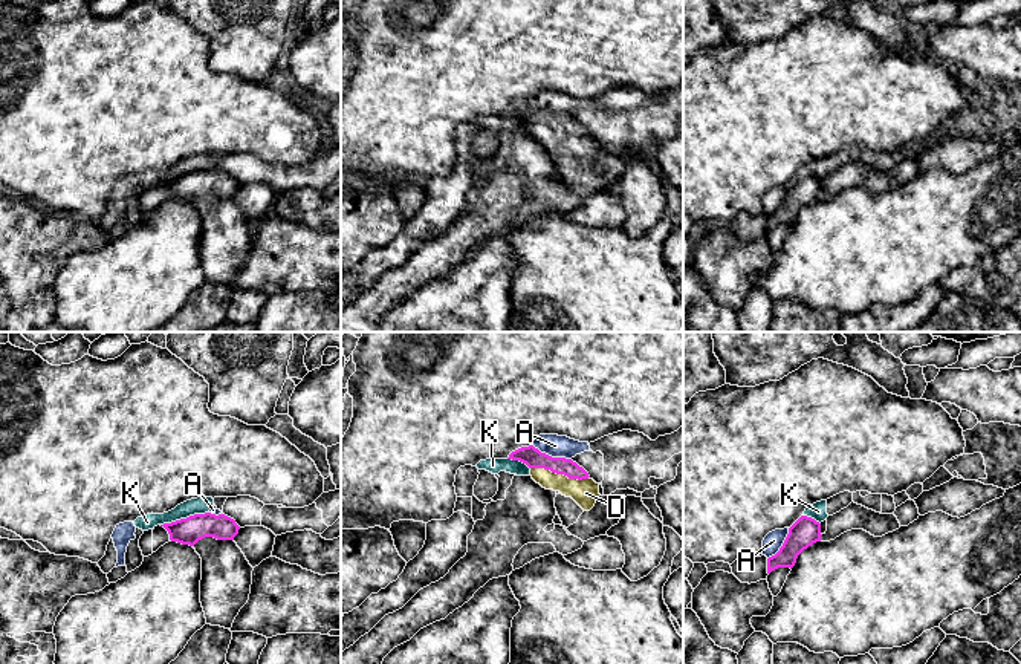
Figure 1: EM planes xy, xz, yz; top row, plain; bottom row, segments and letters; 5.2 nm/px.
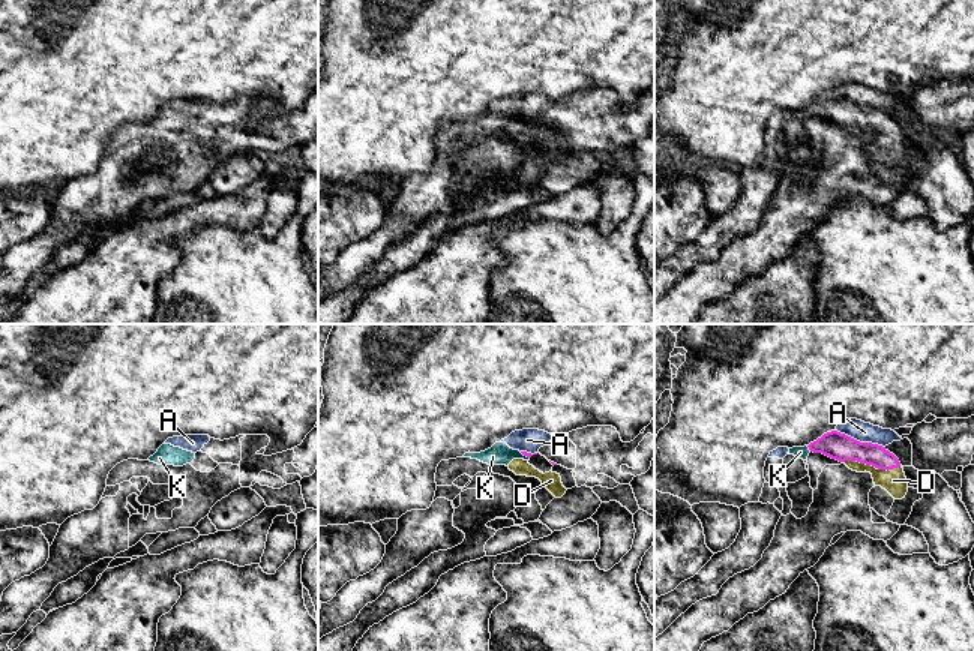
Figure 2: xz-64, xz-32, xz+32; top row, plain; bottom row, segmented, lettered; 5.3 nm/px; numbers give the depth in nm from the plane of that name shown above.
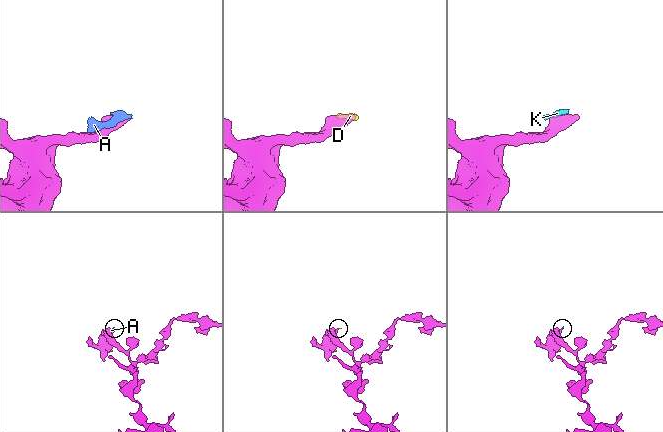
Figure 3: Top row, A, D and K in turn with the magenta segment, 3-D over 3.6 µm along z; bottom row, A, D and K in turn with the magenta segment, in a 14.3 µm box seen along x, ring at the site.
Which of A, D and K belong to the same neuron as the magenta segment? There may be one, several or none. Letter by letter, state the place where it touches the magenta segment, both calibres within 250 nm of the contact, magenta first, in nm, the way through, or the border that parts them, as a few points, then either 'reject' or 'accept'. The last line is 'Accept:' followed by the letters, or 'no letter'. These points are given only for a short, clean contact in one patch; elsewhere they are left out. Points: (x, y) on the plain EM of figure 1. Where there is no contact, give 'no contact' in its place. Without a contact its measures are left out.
A: xz (551, 113) | 100/120 nm | reject
D: xz (560, 130) | 100/140 nm | across xz (531, 113), (546, 127), (560, 130), (586, 150) | accept
K: xy (184, 176) | 140/90 nm | along xy (207, 169), (161, 182) | reject
Accept: D

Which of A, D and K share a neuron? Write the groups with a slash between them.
A K / D

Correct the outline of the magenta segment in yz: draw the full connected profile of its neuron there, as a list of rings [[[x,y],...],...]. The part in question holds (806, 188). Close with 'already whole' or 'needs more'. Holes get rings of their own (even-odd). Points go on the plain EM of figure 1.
[[[801,173],[790,185],[780,208],[767,216],[767,231],[778,225],[793,225],[798,213],[816,199],[821,199],[821,181]]] | already whole

